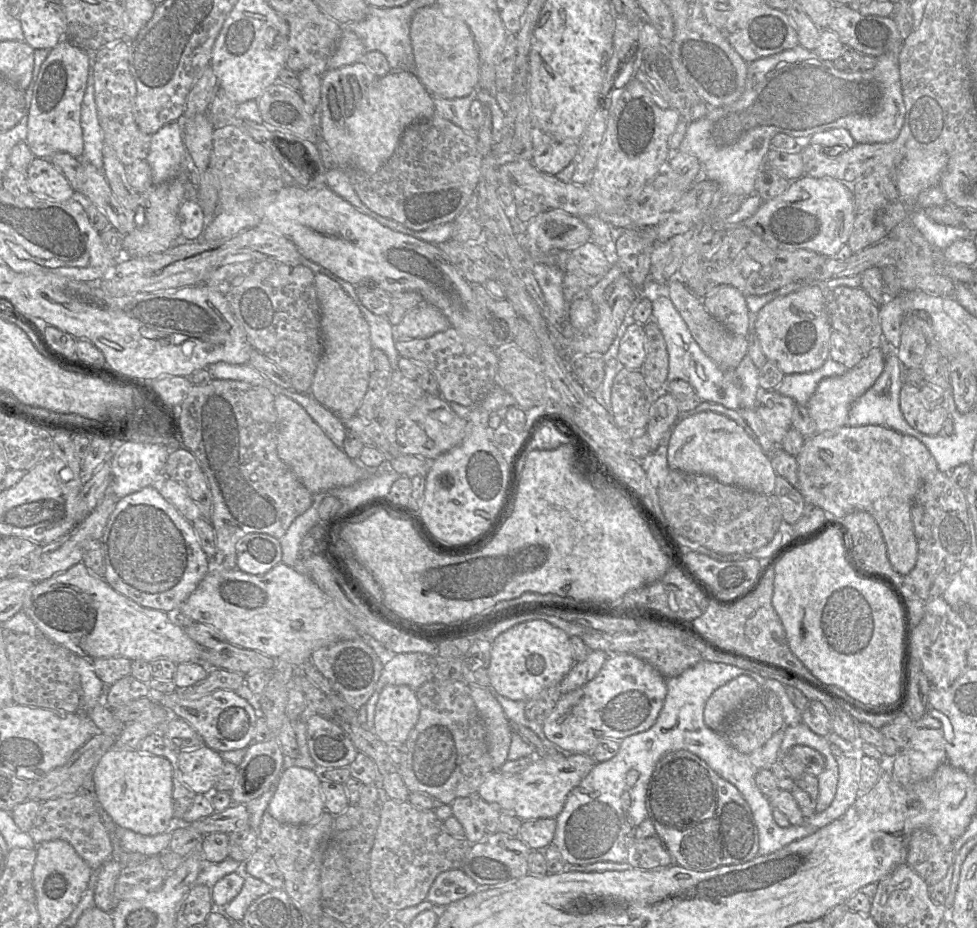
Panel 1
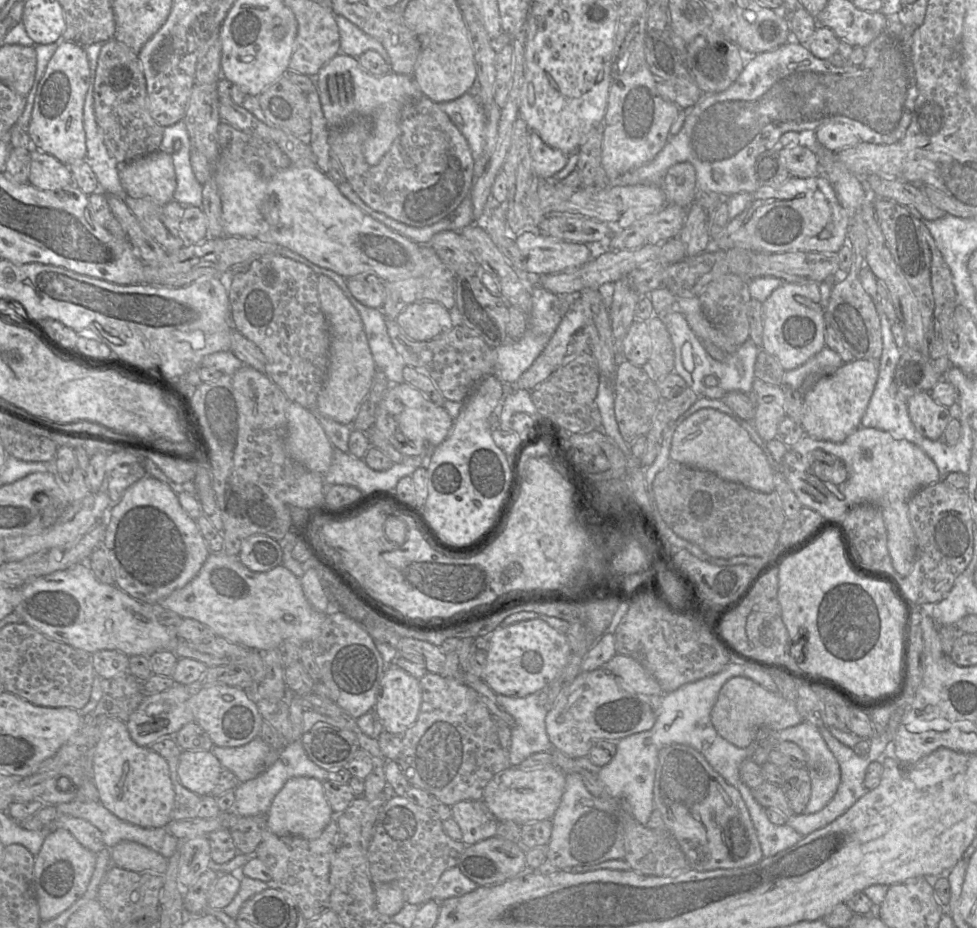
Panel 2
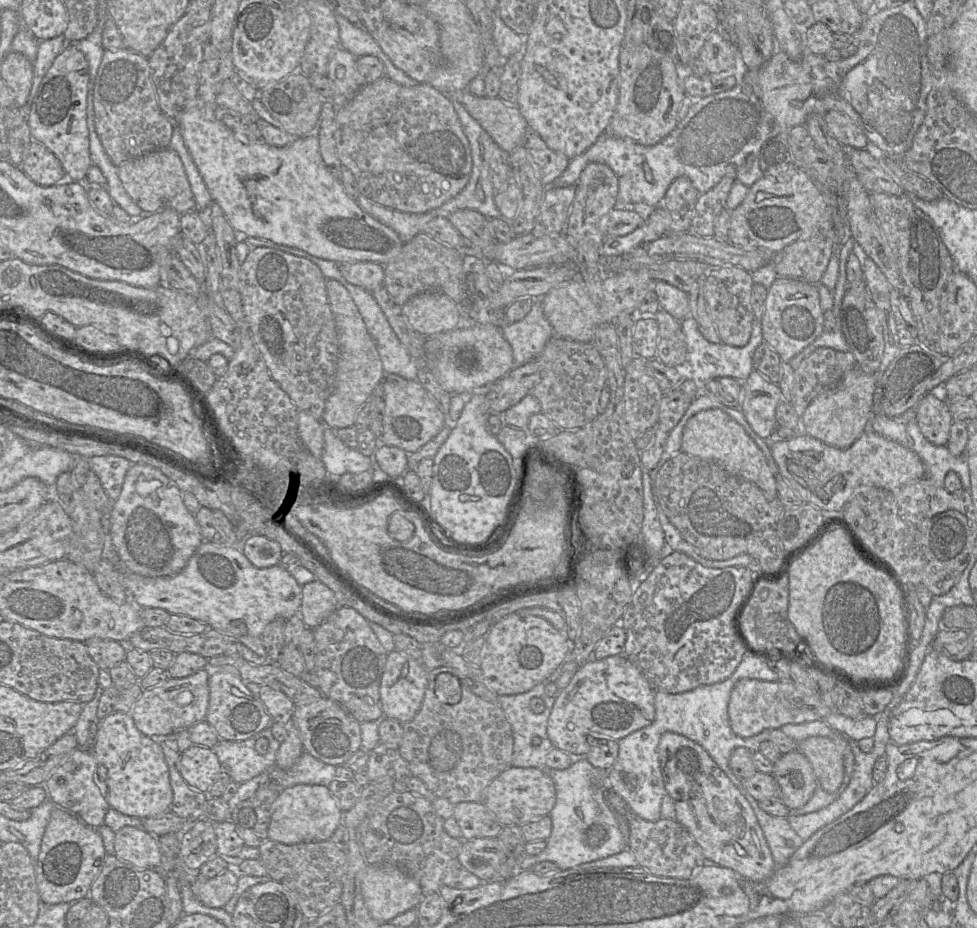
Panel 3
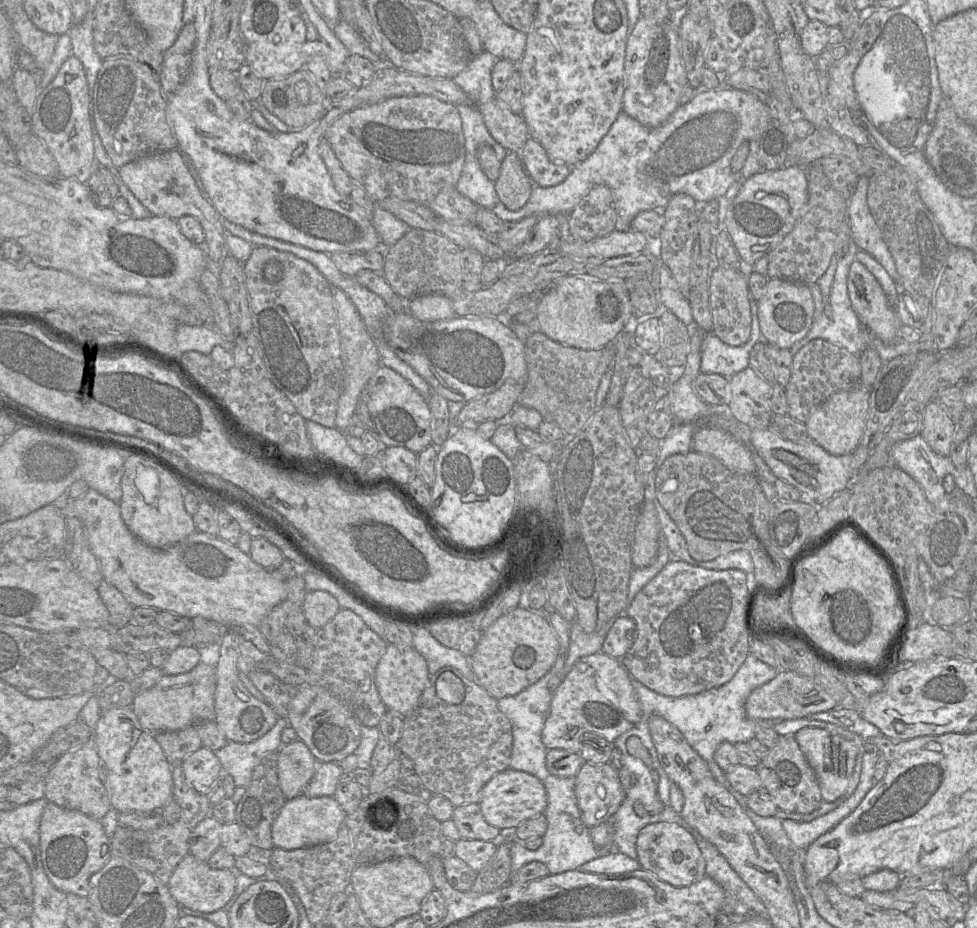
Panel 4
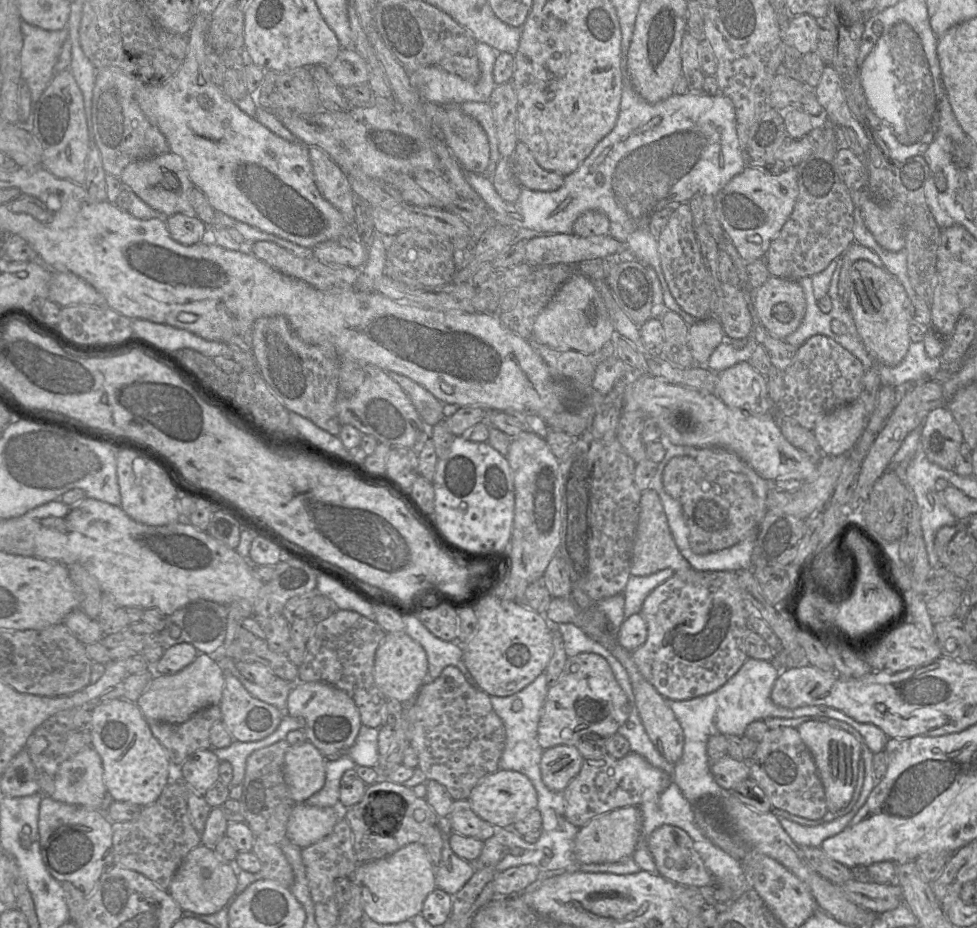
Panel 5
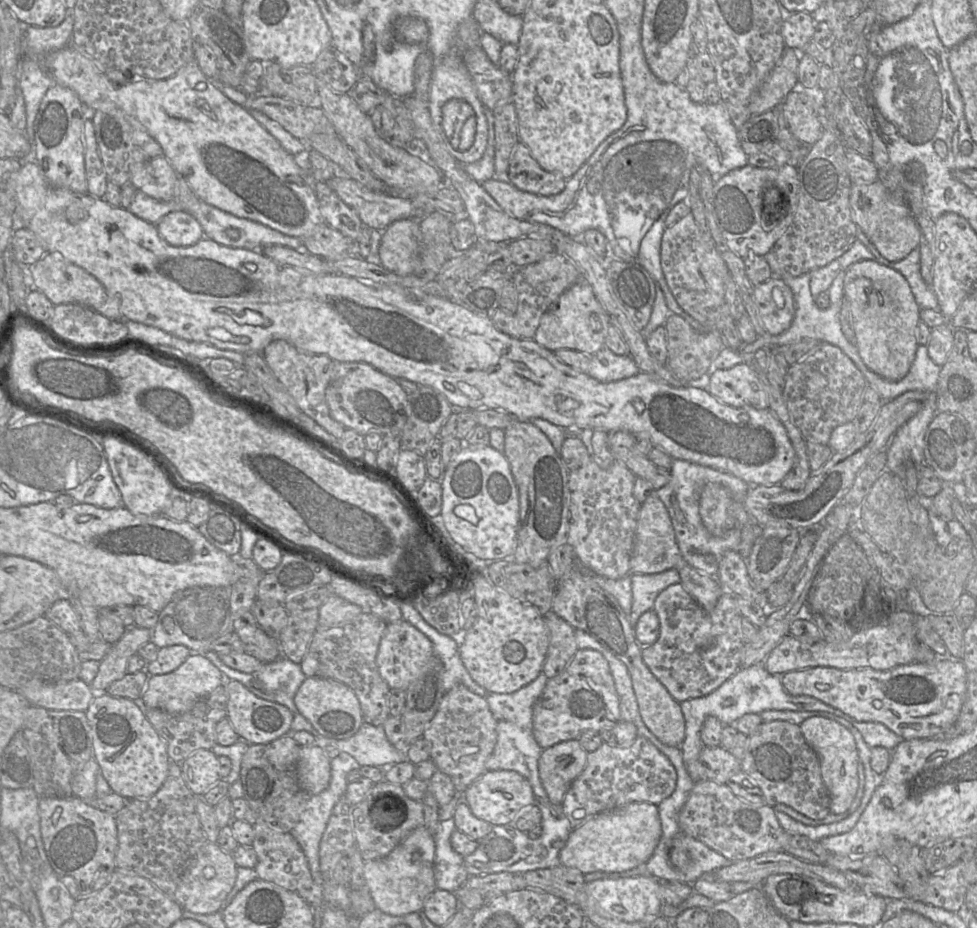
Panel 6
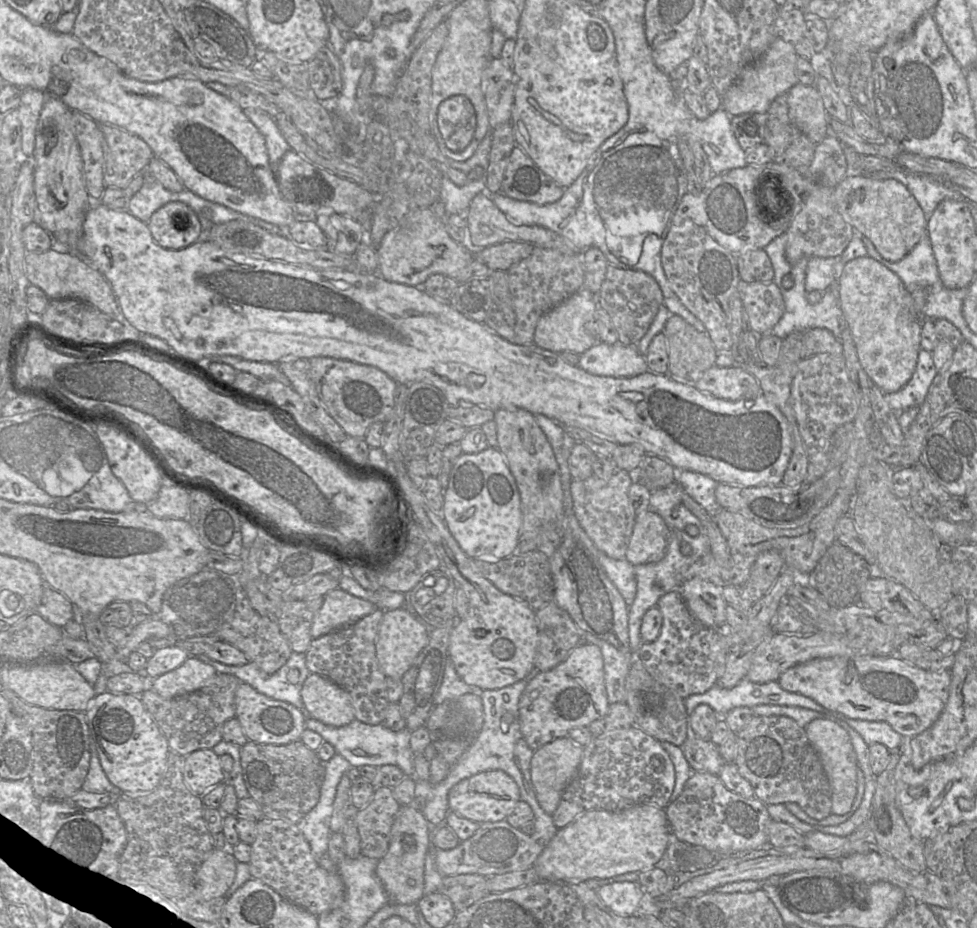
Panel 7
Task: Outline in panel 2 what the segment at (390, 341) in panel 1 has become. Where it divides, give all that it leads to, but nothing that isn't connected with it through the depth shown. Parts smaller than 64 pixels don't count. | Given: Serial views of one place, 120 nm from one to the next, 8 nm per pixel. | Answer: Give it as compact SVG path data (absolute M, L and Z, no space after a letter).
M279 248L278 254L308 266L317 275L328 276L341 288L361 316L376 369L384 372L390 385L403 383L403 369L406 364L391 342L386 317L382 310L367 307L356 300L348 287L347 278L331 270L319 267L287 248Z

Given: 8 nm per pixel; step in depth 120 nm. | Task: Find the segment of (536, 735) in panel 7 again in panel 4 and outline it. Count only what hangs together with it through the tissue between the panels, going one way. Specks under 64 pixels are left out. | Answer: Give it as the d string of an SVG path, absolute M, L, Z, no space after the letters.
M599 651L578 659L552 693L550 709L542 729L542 742L547 750L564 749L580 754L585 732L599 734L614 742L640 718L641 708L630 674L620 659Z

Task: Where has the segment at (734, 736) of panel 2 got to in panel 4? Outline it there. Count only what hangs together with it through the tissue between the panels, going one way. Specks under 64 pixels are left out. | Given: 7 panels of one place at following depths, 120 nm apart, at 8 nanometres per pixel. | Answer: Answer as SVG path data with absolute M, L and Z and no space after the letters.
M778 670L777 676L764 685L756 688L744 704L746 717L752 720L767 719L802 719L840 707L814 678L803 676L796 671Z

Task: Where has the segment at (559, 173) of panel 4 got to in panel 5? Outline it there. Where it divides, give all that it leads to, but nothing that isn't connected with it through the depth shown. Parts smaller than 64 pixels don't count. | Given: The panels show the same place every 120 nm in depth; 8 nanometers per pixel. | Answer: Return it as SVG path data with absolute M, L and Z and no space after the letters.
M517 142L511 164L514 176L521 187L551 192L561 188L565 182L565 176L543 169L523 142Z

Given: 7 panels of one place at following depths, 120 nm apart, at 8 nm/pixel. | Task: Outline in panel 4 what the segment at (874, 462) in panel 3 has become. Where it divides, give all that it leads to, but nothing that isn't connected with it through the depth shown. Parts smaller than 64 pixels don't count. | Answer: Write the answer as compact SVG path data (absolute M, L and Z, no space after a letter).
M768 428L751 430L750 441L776 478L797 488L804 498L817 506L844 490L853 480L852 453L834 456L813 440L795 443Z

